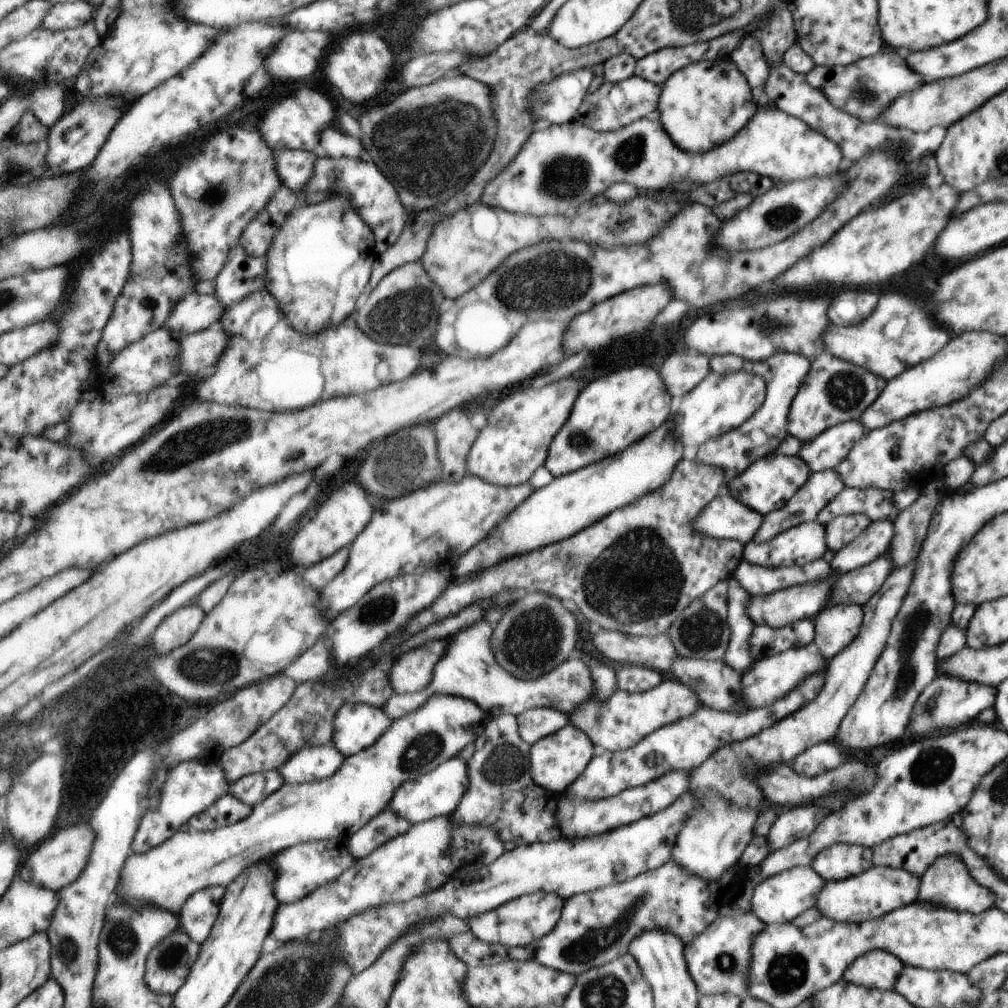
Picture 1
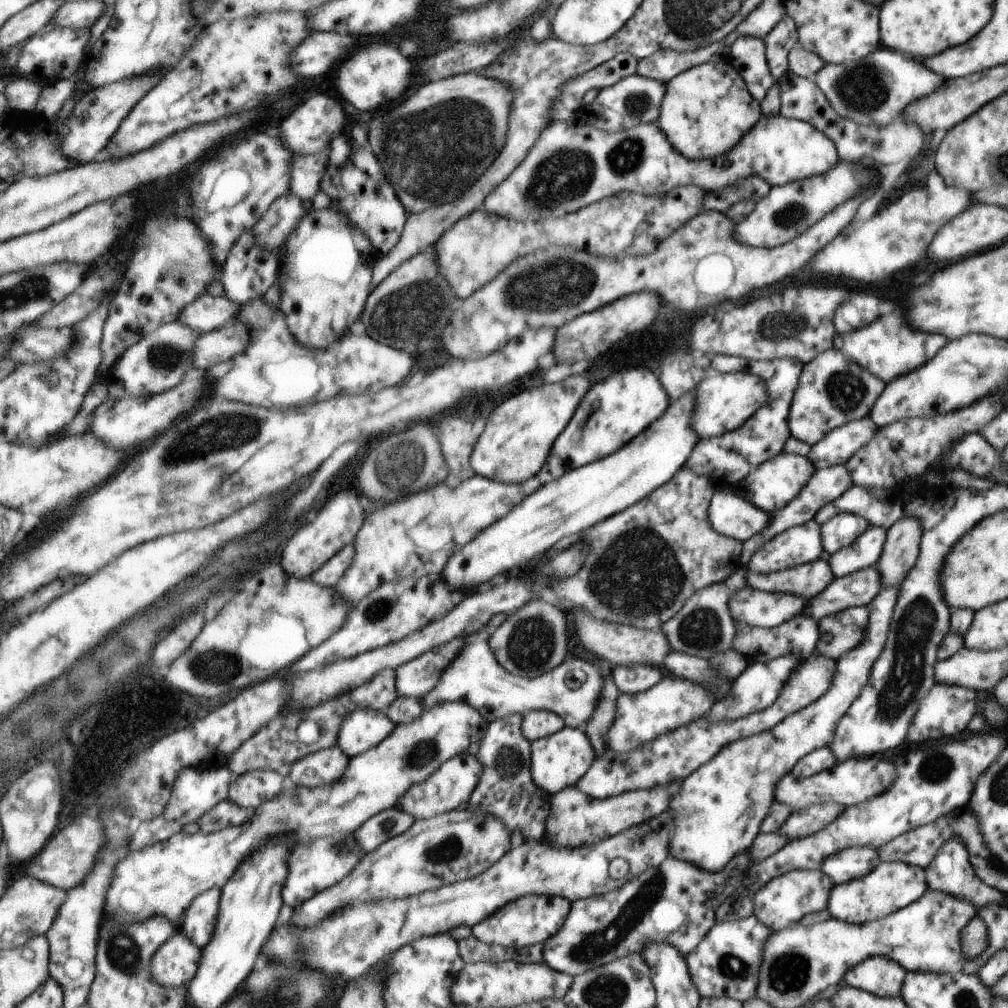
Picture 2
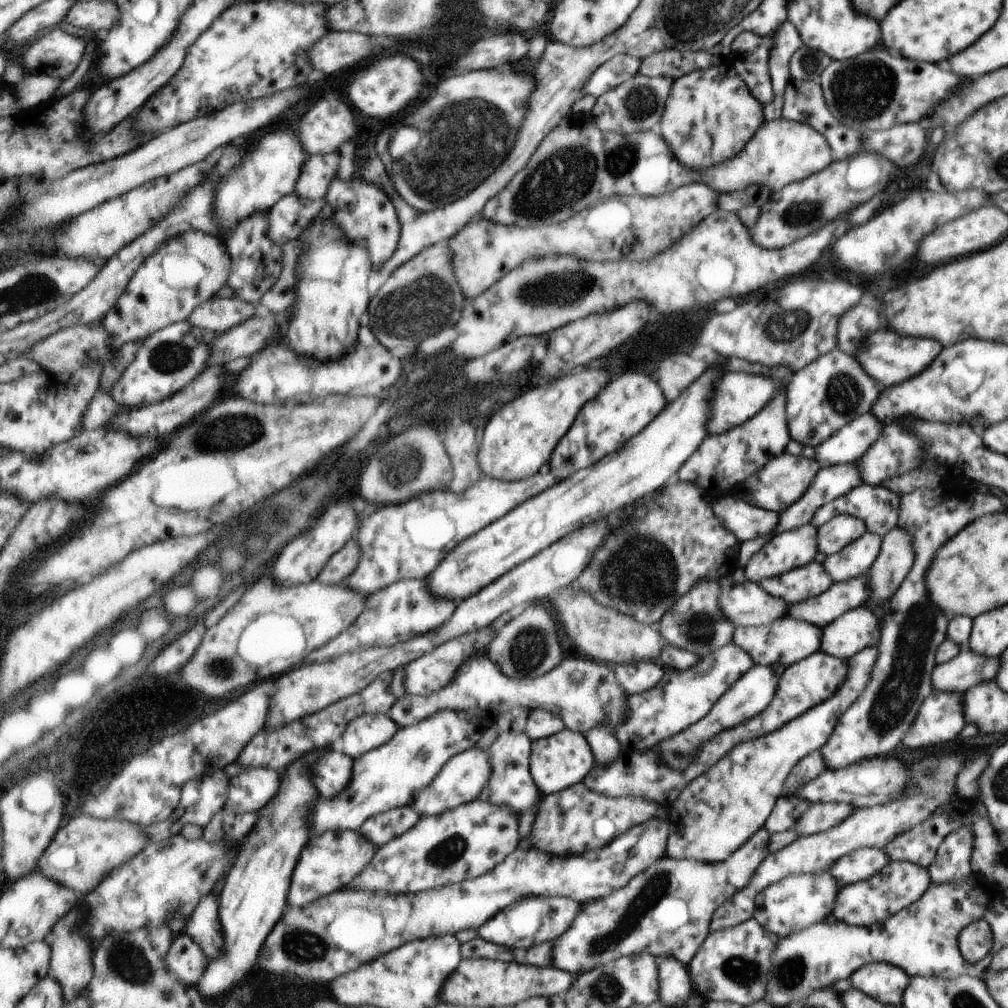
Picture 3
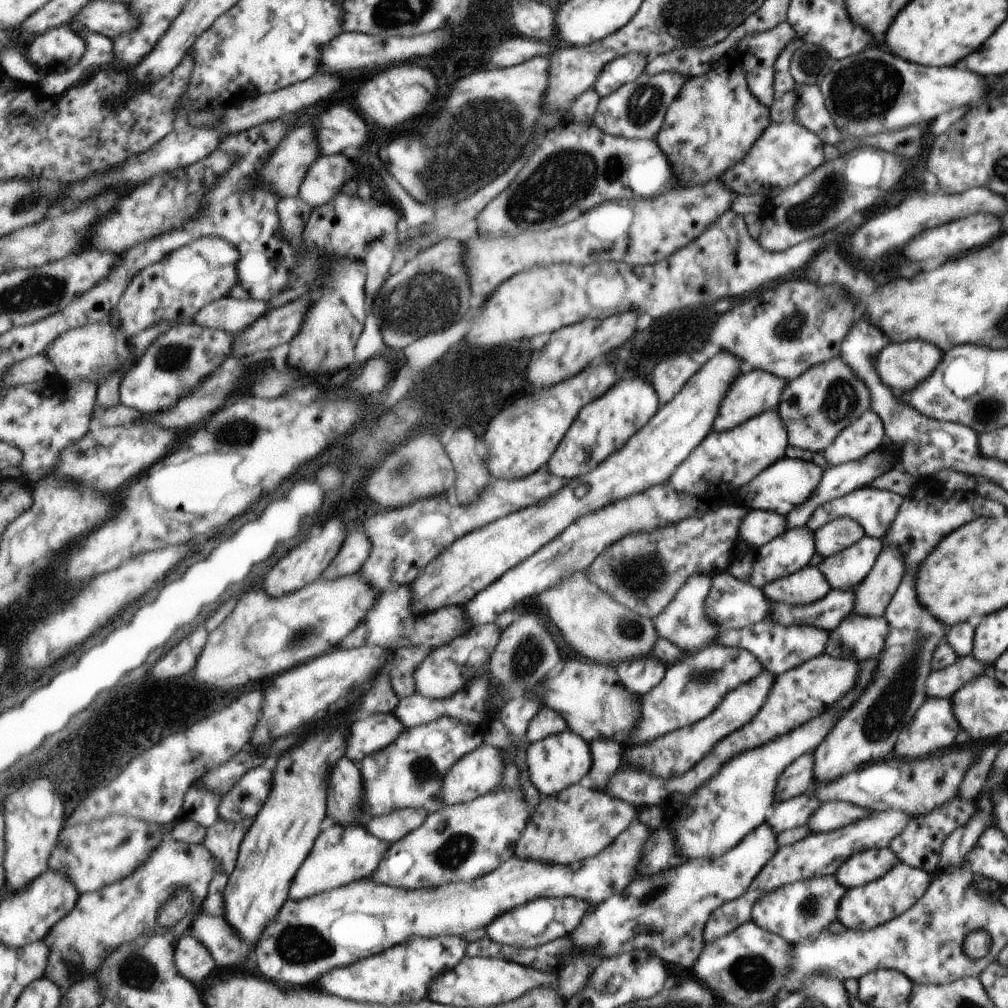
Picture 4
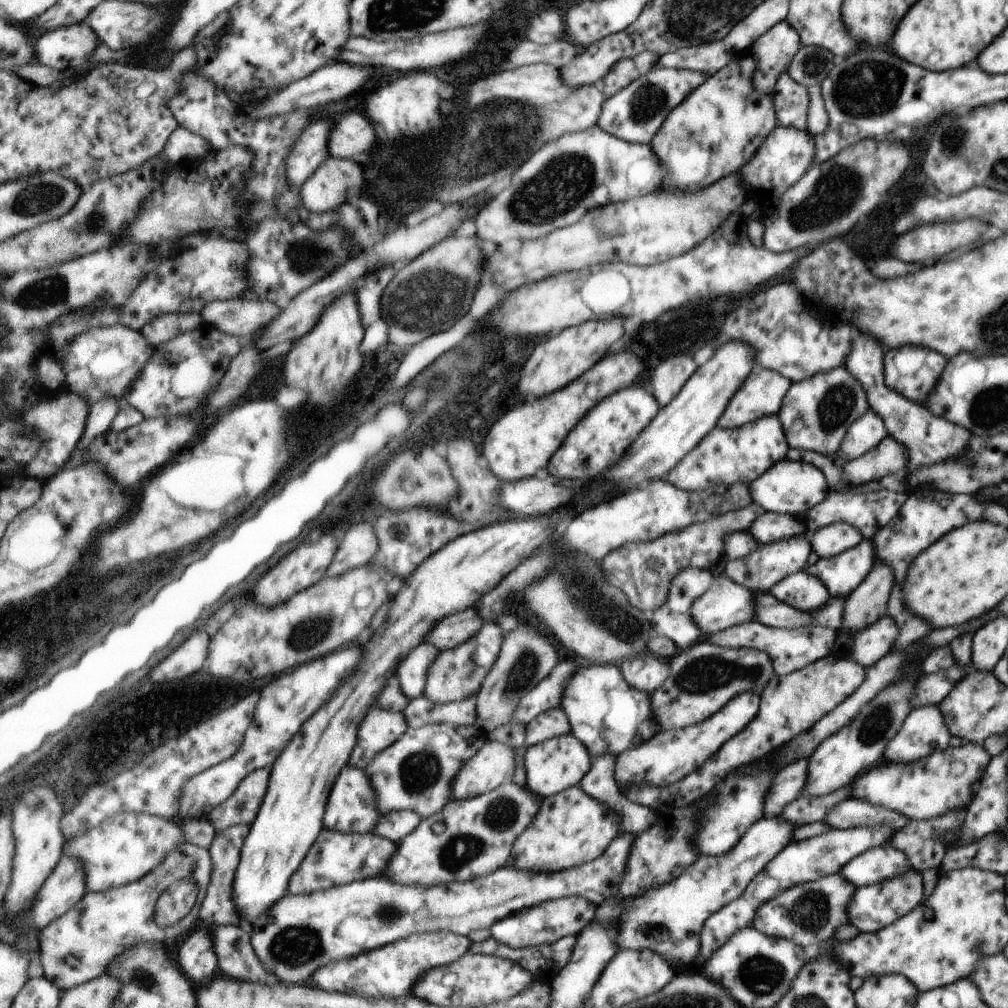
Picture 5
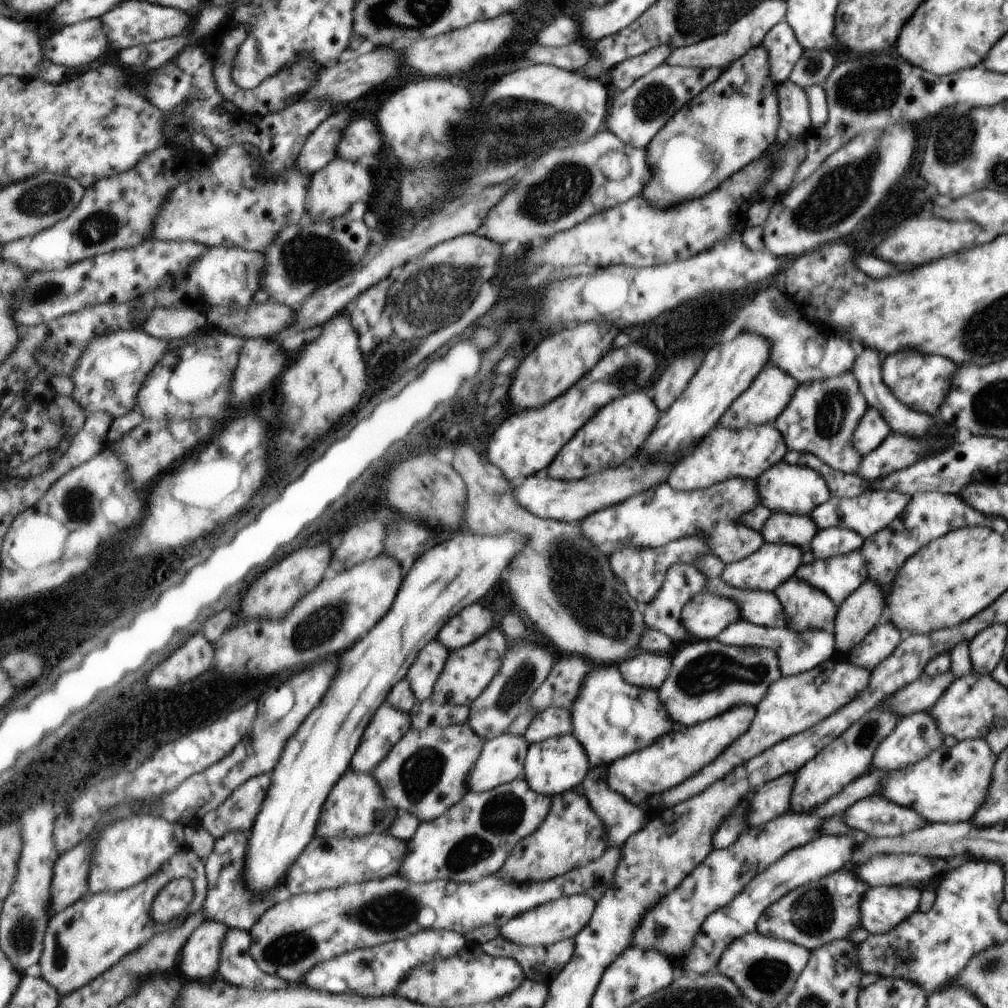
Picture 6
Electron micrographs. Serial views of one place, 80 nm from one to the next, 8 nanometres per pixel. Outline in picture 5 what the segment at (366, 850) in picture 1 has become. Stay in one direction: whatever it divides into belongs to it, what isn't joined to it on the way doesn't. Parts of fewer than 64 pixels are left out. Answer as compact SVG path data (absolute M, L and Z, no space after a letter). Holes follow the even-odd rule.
M395 811L383 816L374 832L400 844L403 839L406 839L412 832L416 831L422 820L423 818L419 816L419 813Z

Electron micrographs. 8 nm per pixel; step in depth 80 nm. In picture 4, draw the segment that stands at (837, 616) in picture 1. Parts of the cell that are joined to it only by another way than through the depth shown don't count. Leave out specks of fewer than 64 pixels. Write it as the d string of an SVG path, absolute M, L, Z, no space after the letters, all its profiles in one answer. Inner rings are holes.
M849 614L836 629L828 633L825 654L835 658L853 659L855 662L877 660L884 650L886 637L890 632L886 618L880 617L856 617Z

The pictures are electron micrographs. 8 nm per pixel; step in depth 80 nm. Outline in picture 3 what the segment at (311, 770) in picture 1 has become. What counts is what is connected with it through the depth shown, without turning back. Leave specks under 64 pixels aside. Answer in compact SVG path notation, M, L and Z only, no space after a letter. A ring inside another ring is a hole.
M327 750L312 767L315 784L325 798L335 798L351 784L354 776L354 758L339 751Z

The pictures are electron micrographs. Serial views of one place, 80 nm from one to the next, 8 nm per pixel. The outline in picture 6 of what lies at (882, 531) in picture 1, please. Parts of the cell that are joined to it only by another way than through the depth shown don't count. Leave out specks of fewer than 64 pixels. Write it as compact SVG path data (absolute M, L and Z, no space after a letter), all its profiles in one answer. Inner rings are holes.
M861 550L853 551L800 564L793 576L822 591L838 606L866 580L866 563Z

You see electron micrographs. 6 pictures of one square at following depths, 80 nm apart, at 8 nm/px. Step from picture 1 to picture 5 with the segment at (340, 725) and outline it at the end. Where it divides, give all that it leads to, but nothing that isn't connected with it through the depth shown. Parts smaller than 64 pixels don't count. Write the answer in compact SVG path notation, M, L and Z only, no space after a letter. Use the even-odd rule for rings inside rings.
M374 707L365 717L359 729L358 744L351 756L351 765L364 771L391 745L394 745L408 730L410 725L399 711Z

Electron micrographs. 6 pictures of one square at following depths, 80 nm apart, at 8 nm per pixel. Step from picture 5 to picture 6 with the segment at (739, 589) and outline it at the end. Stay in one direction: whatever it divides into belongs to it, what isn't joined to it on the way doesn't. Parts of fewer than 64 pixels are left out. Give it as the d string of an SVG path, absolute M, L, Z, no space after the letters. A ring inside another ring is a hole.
M701 592L689 600L689 604L681 610L682 627L688 631L689 640L715 639L722 630L739 619L736 604L731 599L715 596L711 593Z

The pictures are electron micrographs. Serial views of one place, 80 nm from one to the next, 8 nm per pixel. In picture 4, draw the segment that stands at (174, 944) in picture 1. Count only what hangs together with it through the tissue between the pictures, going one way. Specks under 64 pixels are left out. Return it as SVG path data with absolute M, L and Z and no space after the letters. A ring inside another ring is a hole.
M185 934L175 943L175 960L185 978L203 984L217 968L217 962L208 946L193 934Z

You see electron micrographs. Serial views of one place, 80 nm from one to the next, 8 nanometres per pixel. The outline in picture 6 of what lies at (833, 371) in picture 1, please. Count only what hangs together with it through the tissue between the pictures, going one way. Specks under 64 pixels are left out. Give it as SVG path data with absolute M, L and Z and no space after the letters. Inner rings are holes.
M849 373L810 383L798 383L793 398L772 424L785 440L789 451L819 457L829 468L842 473L857 473L862 455L852 445L852 435L869 408L858 381Z

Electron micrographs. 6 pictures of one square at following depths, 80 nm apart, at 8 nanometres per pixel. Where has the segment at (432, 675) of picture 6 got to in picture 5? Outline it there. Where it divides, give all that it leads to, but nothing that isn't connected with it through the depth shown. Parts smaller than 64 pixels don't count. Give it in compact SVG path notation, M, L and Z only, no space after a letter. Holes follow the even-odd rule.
M433 644L417 647L400 666L395 677L399 679L403 692L412 700L426 694L429 669L440 655Z

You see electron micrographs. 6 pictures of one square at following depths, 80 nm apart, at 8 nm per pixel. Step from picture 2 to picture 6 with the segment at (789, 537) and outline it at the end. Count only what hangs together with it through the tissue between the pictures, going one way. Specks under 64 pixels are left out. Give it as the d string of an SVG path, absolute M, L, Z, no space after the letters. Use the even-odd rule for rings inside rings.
M765 543L749 557L726 563L719 578L729 586L752 591L772 591L782 582L793 576L795 569L801 564L803 550L798 546L783 543Z

